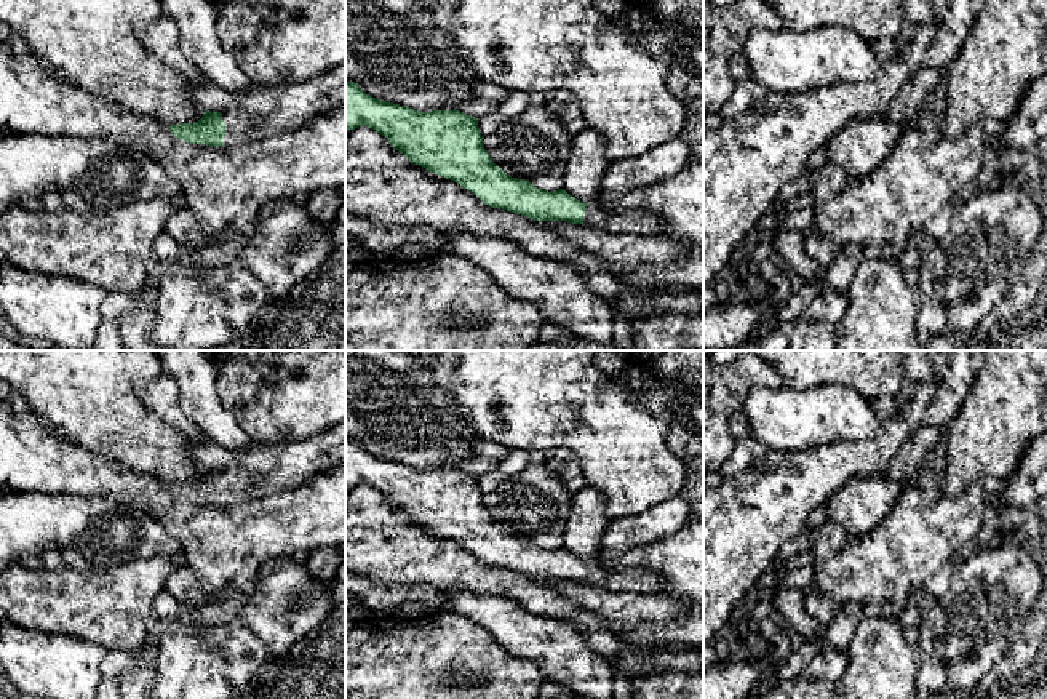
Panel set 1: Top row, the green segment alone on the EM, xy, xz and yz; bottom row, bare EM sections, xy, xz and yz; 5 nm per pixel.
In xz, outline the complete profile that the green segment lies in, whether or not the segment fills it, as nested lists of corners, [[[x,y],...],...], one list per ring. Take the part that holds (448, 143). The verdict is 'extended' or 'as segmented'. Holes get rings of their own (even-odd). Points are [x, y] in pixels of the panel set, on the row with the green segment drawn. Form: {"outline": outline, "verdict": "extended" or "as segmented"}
{"outline": [[[345,82],[345,130],[368,126],[380,133],[388,142],[406,158],[460,184],[473,192],[484,205],[502,208],[510,213],[527,216],[534,221],[566,221],[571,224],[583,224],[606,234],[644,234],[662,235],[660,219],[644,210],[612,211],[595,202],[580,202],[564,189],[548,192],[537,189],[526,179],[508,176],[497,166],[483,146],[483,136],[478,128],[478,118],[460,110],[432,110],[420,112],[408,106],[385,102],[366,94],[358,83]]], "verdict": "extended"}

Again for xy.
{"outline": [[[345,62],[301,83],[253,83],[246,93],[233,94],[206,82],[192,85],[190,96],[205,110],[203,117],[193,123],[171,125],[171,133],[190,144],[240,146],[293,131],[345,104]]], "verdict": "extended"}

